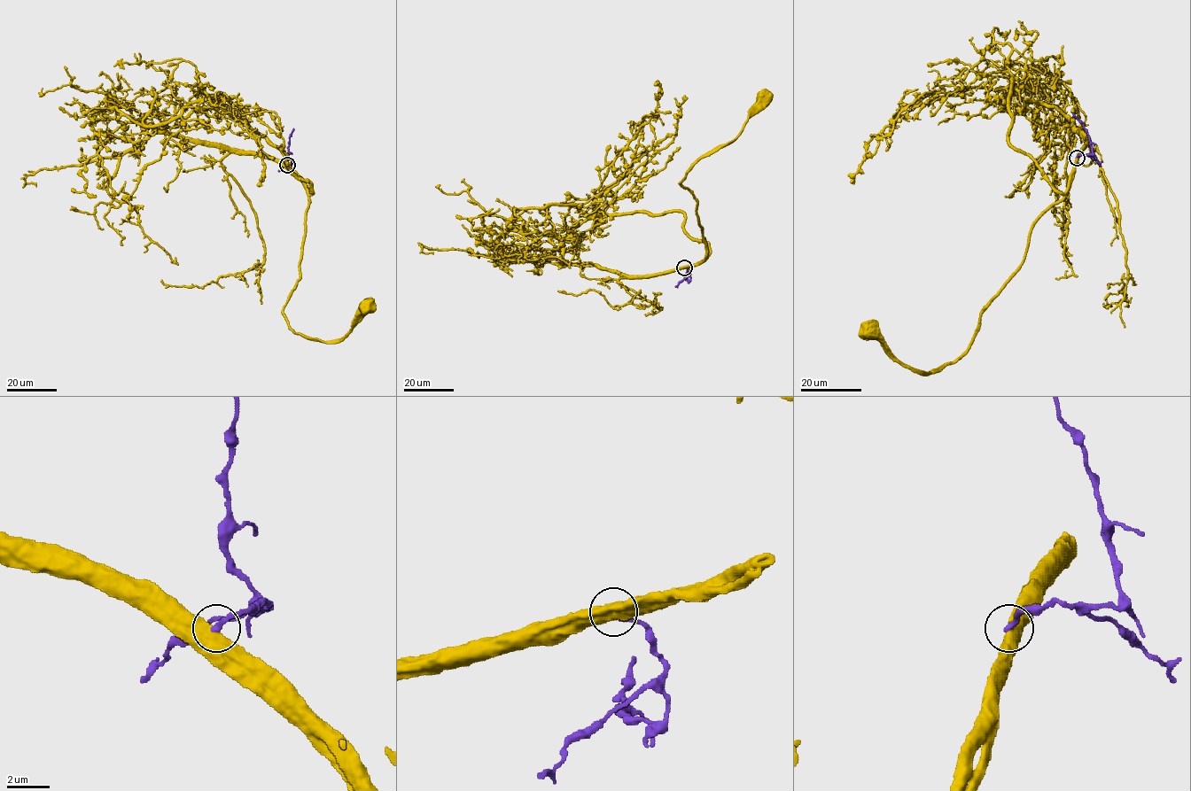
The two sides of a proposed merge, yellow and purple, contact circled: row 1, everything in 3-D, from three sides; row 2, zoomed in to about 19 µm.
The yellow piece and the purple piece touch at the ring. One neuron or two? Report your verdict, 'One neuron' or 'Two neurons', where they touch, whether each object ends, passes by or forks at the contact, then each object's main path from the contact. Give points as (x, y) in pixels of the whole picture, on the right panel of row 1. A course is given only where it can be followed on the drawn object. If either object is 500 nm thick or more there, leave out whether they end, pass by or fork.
Two neurons. Place: (1077, 158). Course of yellow: (1077, 158), (1066, 193), (1038, 219), (1022, 264), (983, 312), (970, 346), (953, 362), (920, 373), (869, 329). Course of purple: (1077, 158), (1092, 154), (1093, 150), (1088, 135), (1072, 113)

